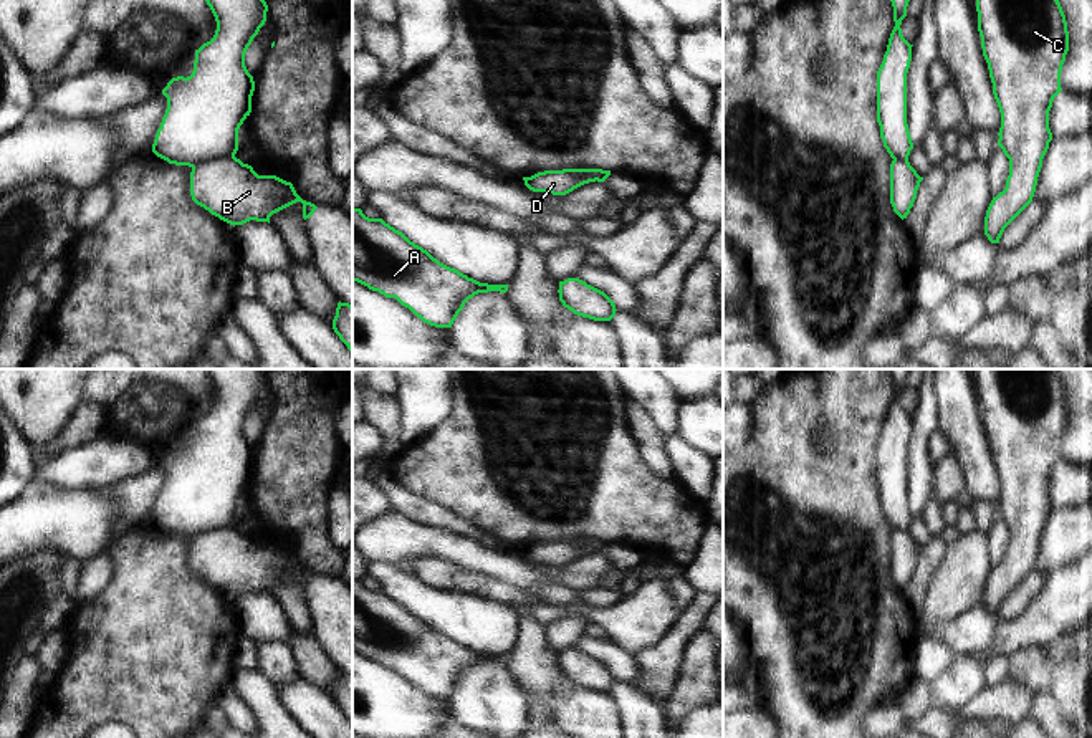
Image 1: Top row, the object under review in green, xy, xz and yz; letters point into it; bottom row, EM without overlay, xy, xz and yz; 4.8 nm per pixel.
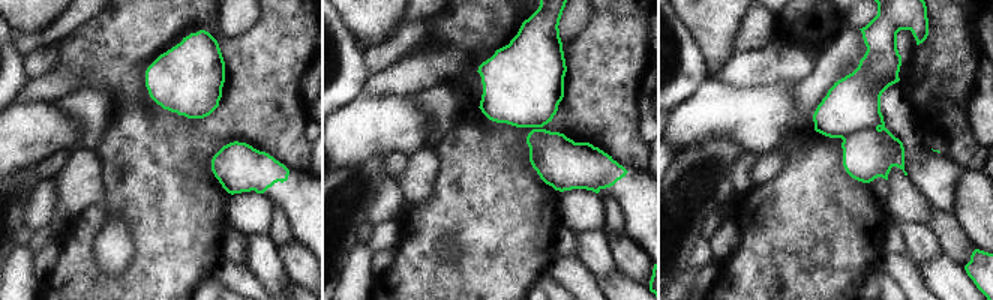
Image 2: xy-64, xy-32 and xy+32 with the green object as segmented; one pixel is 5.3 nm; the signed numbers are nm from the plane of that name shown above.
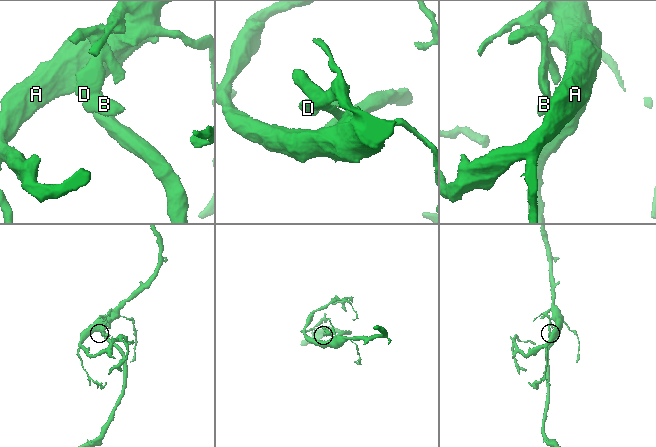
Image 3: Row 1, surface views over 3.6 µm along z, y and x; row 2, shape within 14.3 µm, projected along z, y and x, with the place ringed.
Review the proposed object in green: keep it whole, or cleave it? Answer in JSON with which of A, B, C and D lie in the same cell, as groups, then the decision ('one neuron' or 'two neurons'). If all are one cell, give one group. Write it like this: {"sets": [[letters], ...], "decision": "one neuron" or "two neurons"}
{"sets": [["A", "C", "D"], ["B"]], "decision": "two neurons"}

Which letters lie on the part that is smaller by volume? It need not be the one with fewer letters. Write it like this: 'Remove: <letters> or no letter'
Remove: B

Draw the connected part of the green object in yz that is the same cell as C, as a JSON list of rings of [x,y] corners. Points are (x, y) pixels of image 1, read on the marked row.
[[[976,0],[978,31],[993,94],[1001,113],[998,146],[1009,159],[1006,187],[993,197],[984,235],[999,243],[1004,228],[1032,202],[1042,159],[1052,141],[1049,111],[1062,91],[1061,71],[1069,51],[1069,31],[1059,0]]]

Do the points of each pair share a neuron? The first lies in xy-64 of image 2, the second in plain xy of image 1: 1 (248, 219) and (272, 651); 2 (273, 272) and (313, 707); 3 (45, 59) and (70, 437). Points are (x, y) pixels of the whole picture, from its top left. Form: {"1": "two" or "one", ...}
{"1": "two", "2": "two", "3": "one"}

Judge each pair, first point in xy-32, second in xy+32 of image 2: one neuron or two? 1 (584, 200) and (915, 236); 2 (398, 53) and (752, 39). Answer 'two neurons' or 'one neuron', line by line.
1: two neurons
2: one neuron

